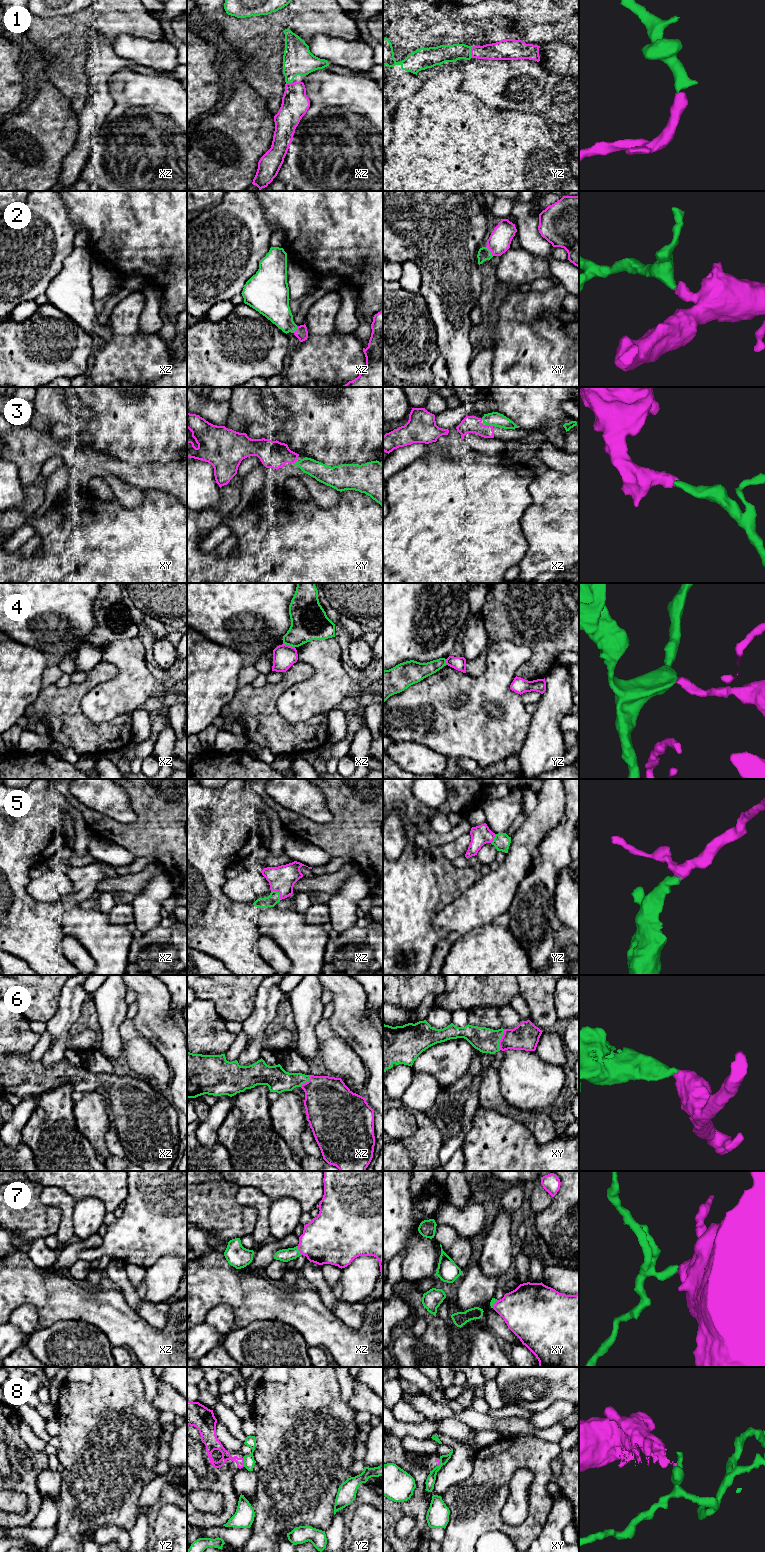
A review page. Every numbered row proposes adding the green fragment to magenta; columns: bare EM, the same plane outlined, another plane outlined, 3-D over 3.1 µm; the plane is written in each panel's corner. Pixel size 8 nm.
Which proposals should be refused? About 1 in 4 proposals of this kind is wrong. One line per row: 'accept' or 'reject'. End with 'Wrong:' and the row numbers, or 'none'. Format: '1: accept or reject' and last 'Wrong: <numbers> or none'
1: accept
2: accept
3: accept
4: reject
5: accept
6: accept
7: accept
8: reject
Wrong: 4, 8

